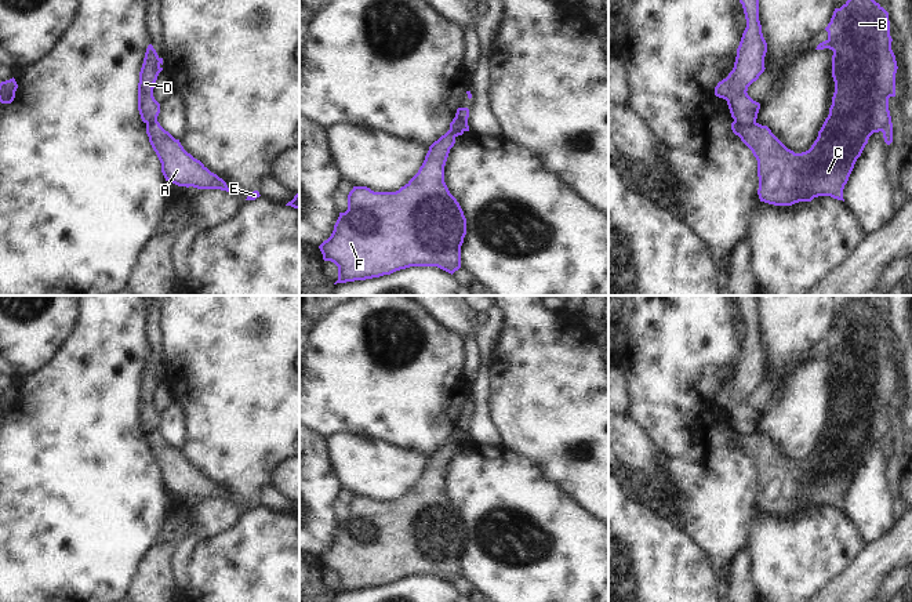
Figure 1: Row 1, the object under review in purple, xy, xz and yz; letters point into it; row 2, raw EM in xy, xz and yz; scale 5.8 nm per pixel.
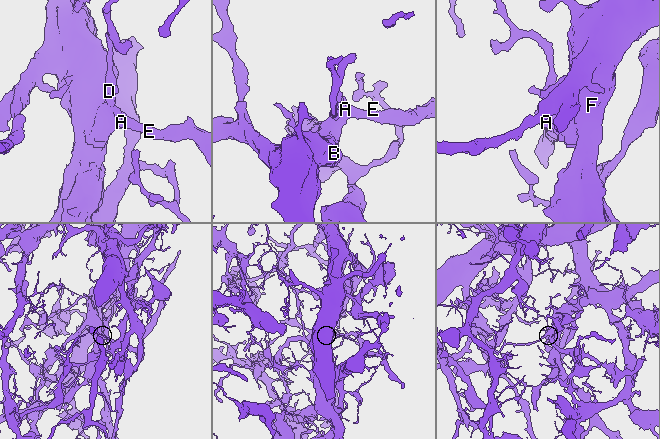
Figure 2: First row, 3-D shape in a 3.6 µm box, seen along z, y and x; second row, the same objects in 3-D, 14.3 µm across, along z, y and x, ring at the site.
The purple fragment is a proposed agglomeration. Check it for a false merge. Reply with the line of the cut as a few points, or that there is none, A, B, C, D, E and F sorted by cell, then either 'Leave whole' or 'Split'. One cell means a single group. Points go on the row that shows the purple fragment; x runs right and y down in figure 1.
Split along xz (456, 115), (467, 126), (454, 133). Groups: A B C E F / D. Split.

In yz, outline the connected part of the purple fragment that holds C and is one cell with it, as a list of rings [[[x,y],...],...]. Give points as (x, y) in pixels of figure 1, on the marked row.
[[[847,0],[840,8],[835,8],[831,22],[825,28],[828,39],[817,46],[815,50],[829,48],[832,55],[832,77],[835,93],[829,115],[825,119],[818,137],[811,148],[802,153],[788,149],[767,126],[755,123],[741,126],[731,123],[731,130],[752,150],[757,160],[760,202],[774,206],[792,206],[799,202],[811,202],[818,196],[831,196],[843,200],[843,189],[854,168],[857,159],[861,156],[869,137],[873,133],[883,133],[884,142],[893,142],[893,123],[889,110],[889,98],[895,97],[895,73],[897,61],[891,50],[889,12],[875,0]]]

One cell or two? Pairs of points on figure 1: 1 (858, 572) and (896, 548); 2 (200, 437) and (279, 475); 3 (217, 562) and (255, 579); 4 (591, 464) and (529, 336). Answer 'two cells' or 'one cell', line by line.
1: one cell
2: two cells
3: one cell
4: one cell

